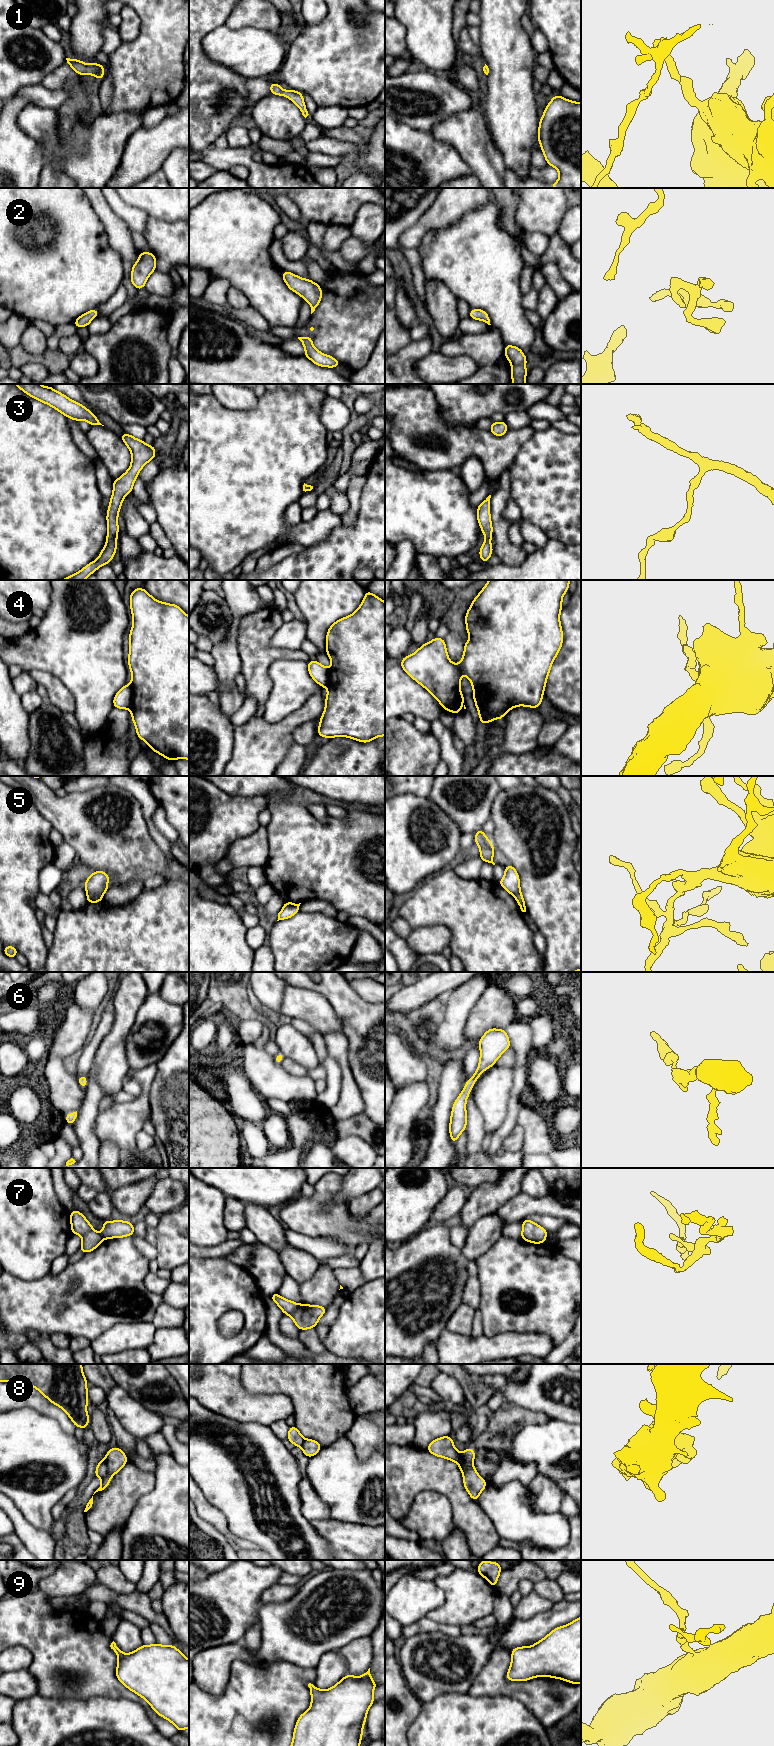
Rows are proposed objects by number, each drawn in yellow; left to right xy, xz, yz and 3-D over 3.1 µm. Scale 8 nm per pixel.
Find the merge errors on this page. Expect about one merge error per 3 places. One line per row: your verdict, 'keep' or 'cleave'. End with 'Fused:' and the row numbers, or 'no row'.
1: keep
2: keep
3: keep
4: cleave
5: cleave
6: keep
7: cleave
8: cleave
9: keep
Fused: 4, 5, 7, 8

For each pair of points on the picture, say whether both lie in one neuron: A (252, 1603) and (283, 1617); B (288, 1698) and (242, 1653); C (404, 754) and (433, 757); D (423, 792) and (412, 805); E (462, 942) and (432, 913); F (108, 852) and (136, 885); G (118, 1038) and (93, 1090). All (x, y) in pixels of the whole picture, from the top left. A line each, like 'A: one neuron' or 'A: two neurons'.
A: two neurons
B: two neurons
C: one neuron
D: two neurons
E: one neuron
F: two neurons
G: two neurons

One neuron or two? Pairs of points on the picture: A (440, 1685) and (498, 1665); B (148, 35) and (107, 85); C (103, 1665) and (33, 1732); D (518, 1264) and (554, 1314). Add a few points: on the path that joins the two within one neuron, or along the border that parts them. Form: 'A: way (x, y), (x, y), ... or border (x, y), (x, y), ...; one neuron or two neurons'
A: border (492, 1651), (487, 1664), (467, 1691); two neurons
B: border (106, 74), (112, 81), (112, 99), (110, 103); two neurons
C: border (45, 1696), (91, 1698); two neurons
D: way (522, 1276), (548, 1302); one neuron

